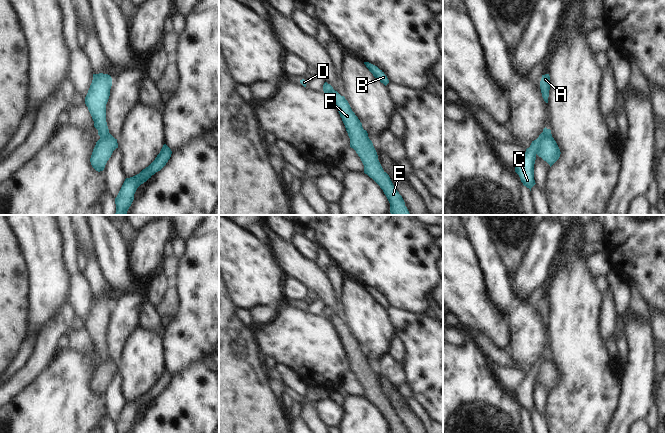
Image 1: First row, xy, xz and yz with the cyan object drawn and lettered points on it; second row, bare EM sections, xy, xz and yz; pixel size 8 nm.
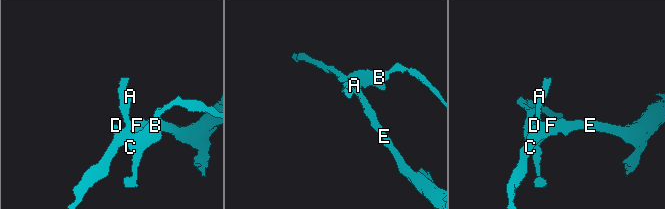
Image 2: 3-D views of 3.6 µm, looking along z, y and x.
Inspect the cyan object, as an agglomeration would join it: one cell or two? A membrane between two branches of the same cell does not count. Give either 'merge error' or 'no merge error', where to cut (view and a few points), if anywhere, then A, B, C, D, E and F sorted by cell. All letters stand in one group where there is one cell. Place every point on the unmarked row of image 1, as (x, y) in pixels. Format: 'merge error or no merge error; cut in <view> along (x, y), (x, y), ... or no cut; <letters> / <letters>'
merge error; cut in yz along (547, 353), (542, 359), (536, 377); A B C / D E F

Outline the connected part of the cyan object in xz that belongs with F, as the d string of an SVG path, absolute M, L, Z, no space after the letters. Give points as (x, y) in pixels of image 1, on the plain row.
M335 314L328 319L333 324L345 349L350 362L350 371L356 375L364 389L364 397L383 414L390 427L390 433L407 433L402 420L395 413L389 399L383 394L367 355L363 353L362 347L352 335L348 325Z

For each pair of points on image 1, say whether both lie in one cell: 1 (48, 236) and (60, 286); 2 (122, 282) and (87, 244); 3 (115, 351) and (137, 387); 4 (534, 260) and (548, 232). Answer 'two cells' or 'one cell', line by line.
1: one cell
2: two cells
3: two cells
4: one cell

